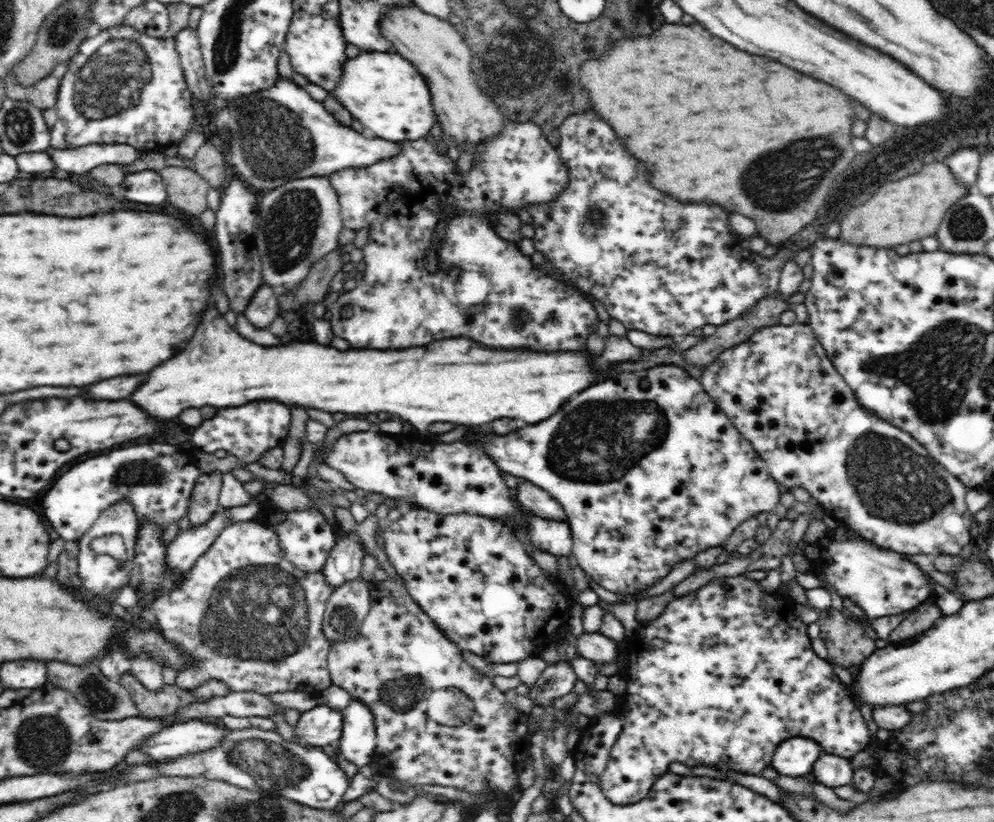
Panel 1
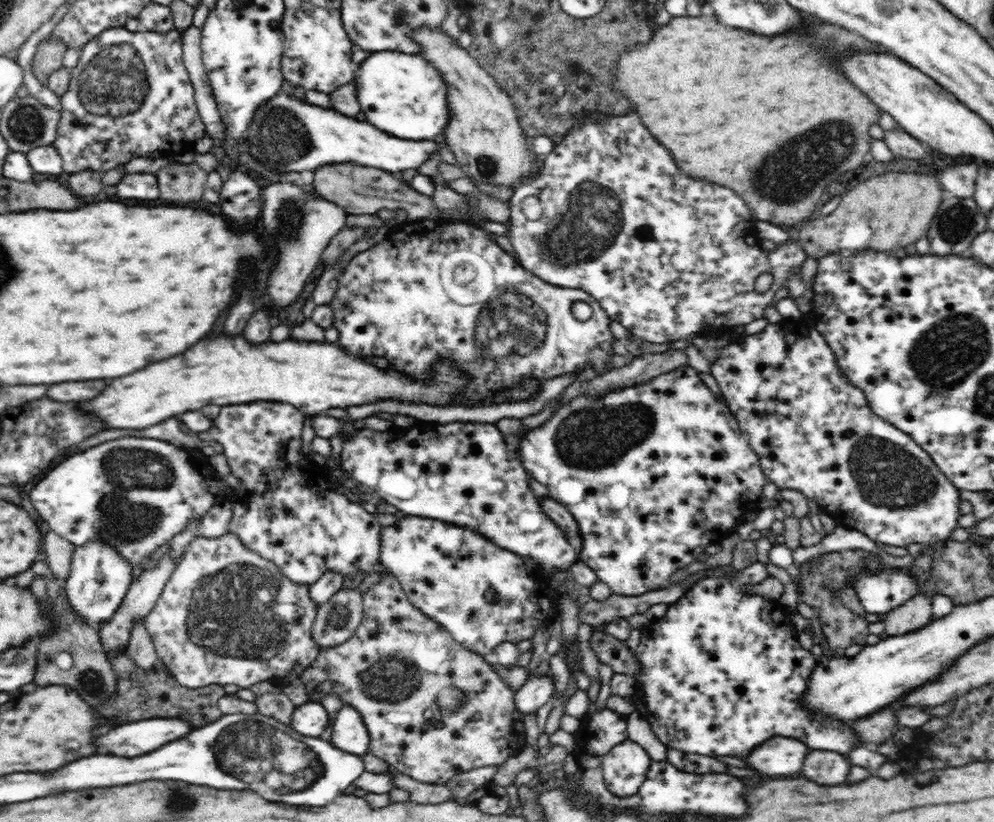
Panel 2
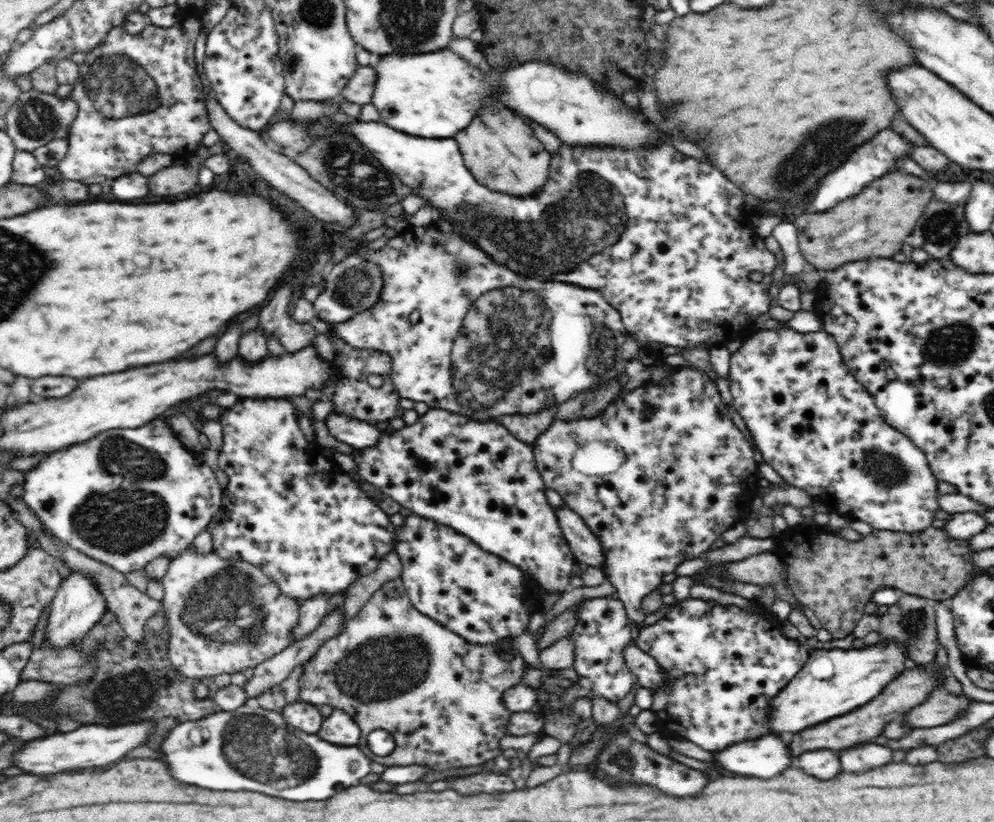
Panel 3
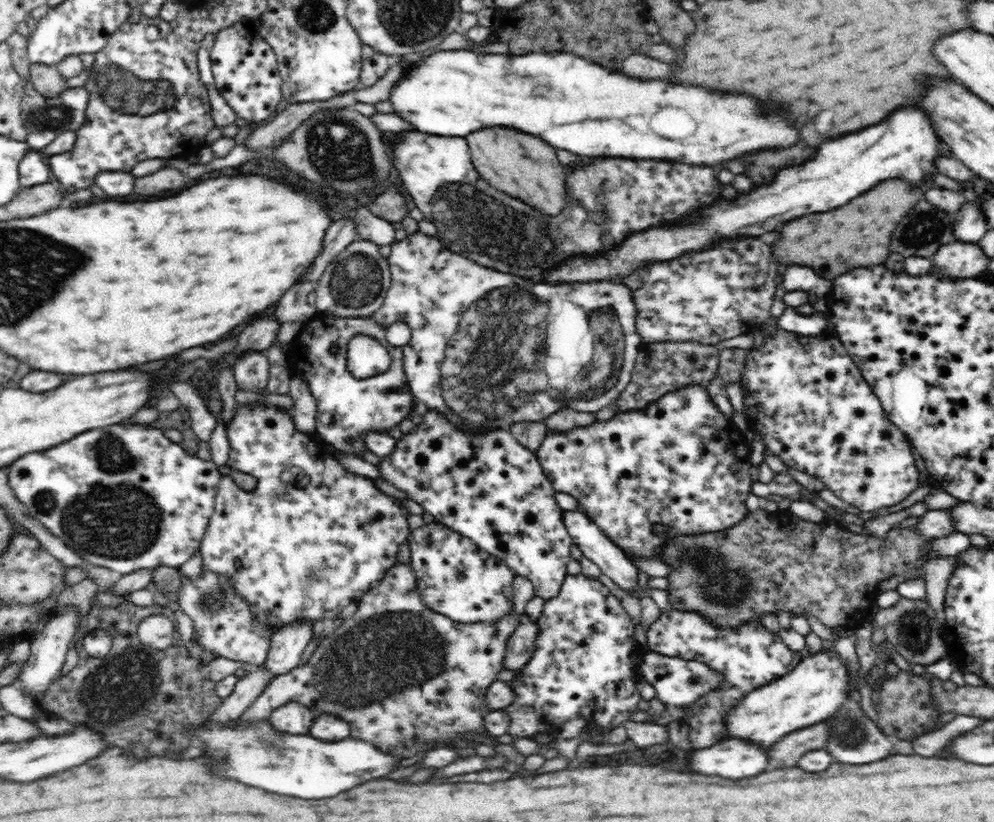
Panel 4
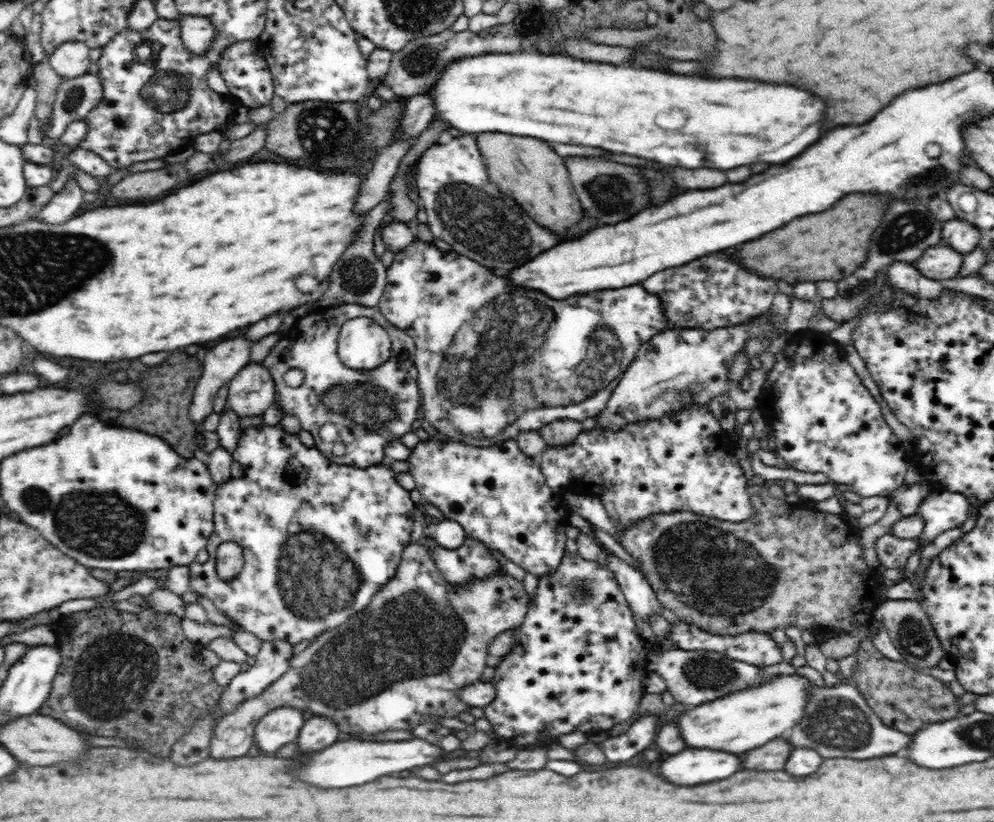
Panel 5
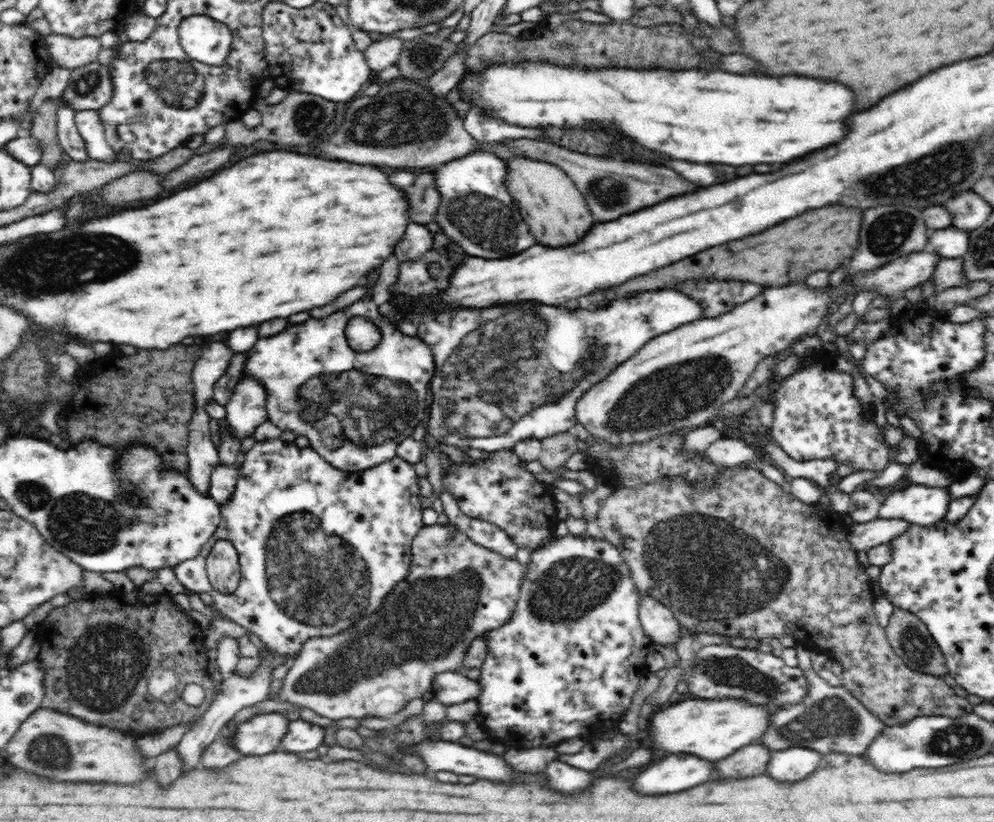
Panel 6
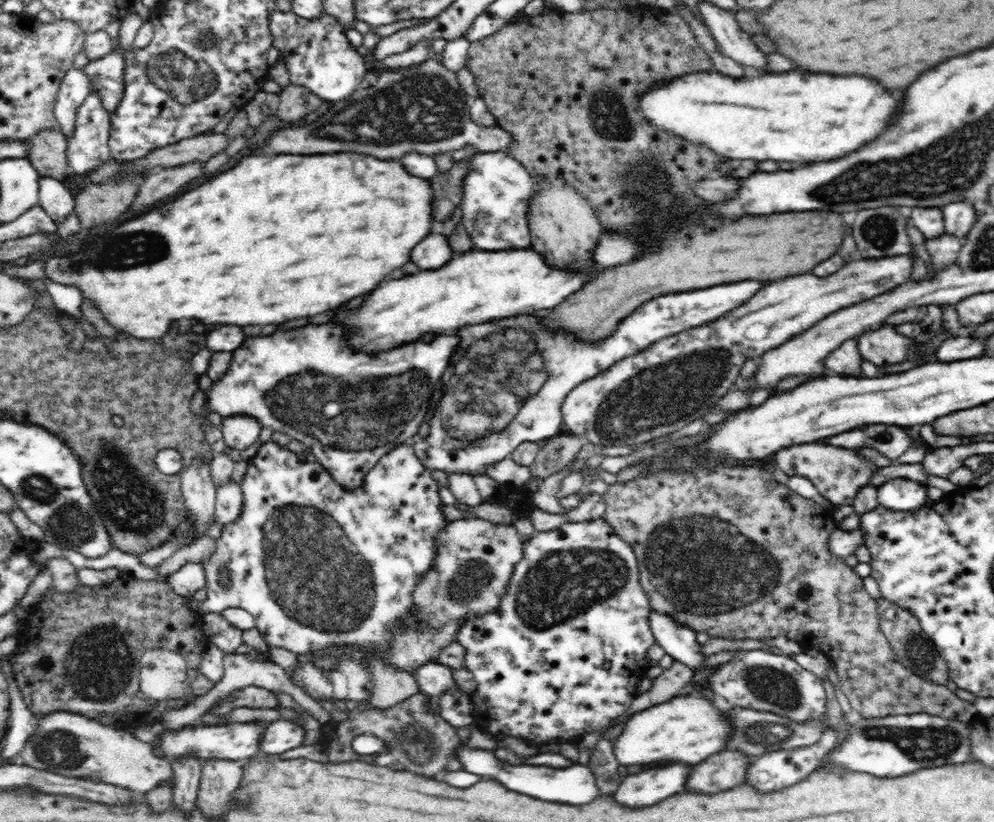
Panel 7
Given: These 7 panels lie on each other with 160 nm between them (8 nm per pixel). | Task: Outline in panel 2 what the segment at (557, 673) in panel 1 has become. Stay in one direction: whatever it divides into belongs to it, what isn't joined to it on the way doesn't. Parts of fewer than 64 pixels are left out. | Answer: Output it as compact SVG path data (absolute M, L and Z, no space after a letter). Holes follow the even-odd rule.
M529 676L525 684L514 692L514 704L525 715L541 713L554 703L554 693L552 676Z

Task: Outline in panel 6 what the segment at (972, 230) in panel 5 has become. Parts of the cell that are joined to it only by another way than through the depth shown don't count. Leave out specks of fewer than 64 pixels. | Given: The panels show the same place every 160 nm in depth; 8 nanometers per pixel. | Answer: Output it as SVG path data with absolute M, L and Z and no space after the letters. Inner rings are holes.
M952 226L930 231L929 248L944 258L962 257L969 248L969 232Z

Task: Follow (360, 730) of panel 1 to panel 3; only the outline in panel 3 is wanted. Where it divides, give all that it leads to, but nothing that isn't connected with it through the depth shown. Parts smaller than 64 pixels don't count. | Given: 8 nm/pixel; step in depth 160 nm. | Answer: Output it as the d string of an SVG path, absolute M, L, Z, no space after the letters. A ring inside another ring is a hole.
M335 709L324 719L317 735L332 744L357 745L360 740L360 727L346 712Z

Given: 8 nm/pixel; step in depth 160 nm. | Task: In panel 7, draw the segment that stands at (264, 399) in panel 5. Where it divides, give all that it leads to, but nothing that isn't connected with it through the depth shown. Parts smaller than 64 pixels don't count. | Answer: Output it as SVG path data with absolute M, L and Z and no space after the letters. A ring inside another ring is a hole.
M234 415L231 418L221 420L221 431L225 446L243 450L258 440L262 430L260 423L256 419L249 418L248 415Z

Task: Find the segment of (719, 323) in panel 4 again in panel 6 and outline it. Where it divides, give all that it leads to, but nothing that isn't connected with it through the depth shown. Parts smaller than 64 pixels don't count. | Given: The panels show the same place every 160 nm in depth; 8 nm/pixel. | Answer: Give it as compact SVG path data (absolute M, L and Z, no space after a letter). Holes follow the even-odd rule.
M688 280L688 284L680 284L678 292L688 292L688 296L696 296L696 300L704 300L703 317L719 317L721 313L730 312L738 304L752 300L762 288L748 282L728 282L728 280Z

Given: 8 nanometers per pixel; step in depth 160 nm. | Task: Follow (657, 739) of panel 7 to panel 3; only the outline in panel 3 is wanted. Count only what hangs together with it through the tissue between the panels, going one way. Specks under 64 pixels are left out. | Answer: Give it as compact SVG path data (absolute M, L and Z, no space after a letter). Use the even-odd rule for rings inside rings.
M887 640L864 650L842 650L837 647L816 650L792 680L768 704L768 727L772 734L792 734L808 727L853 712L867 705L906 670L905 648Z

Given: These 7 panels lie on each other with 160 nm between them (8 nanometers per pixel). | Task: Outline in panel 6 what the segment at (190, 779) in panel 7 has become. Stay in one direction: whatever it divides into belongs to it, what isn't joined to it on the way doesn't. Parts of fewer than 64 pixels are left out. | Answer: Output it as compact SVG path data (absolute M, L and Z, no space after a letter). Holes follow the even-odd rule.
M262 650L259 651L261 658L259 667L249 675L238 675L232 672L227 674L222 680L220 690L215 692L213 700L206 710L205 714L194 723L183 735L176 744L176 755L181 760L181 770L184 772L194 771L200 767L201 756L204 754L209 744L214 742L214 739L219 735L221 728L226 722L232 720L237 712L246 706L252 706L257 702L262 702L268 698L270 692L270 684L272 684L272 672L277 667L278 662L274 659L274 651Z

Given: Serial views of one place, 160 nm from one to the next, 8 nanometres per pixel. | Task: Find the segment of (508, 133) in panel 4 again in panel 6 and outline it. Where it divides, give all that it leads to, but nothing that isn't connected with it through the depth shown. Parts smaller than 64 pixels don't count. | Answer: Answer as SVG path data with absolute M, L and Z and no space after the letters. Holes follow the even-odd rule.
M514 155L506 159L505 164L508 166L508 176L505 178L508 192L516 206L520 208L522 218L530 224L530 232L536 236L540 245L552 248L572 246L574 242L580 242L588 234L590 227L595 224L593 214L586 204L584 195L562 169L554 164L529 159L524 155Z

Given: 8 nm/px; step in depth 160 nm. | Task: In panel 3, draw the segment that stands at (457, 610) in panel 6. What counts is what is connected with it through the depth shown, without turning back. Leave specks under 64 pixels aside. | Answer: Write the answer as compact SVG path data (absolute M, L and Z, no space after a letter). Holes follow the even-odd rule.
M399 577L386 582L356 617L347 620L344 630L330 639L305 664L299 678L300 701L317 707L330 704L346 712L360 727L357 746L372 761L386 767L417 764L427 766L427 770L448 770L483 765L503 752L498 744L507 735L504 724L508 724L513 713L504 707L502 696L510 686L522 683L522 670L526 664L514 637L502 638L492 645L468 643L462 636L416 610ZM501 642L510 643L517 651L512 662L504 662L500 657ZM374 730L386 730L395 740L395 748L388 756L378 756L370 750L367 736Z

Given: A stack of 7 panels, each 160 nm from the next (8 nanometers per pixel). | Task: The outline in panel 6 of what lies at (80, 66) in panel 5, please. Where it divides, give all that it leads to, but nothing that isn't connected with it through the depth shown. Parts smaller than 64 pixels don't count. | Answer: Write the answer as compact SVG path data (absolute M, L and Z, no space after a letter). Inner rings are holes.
M50 33L43 39L50 46L51 56L54 57L56 66L72 70L96 61L102 48L96 36L72 38Z

